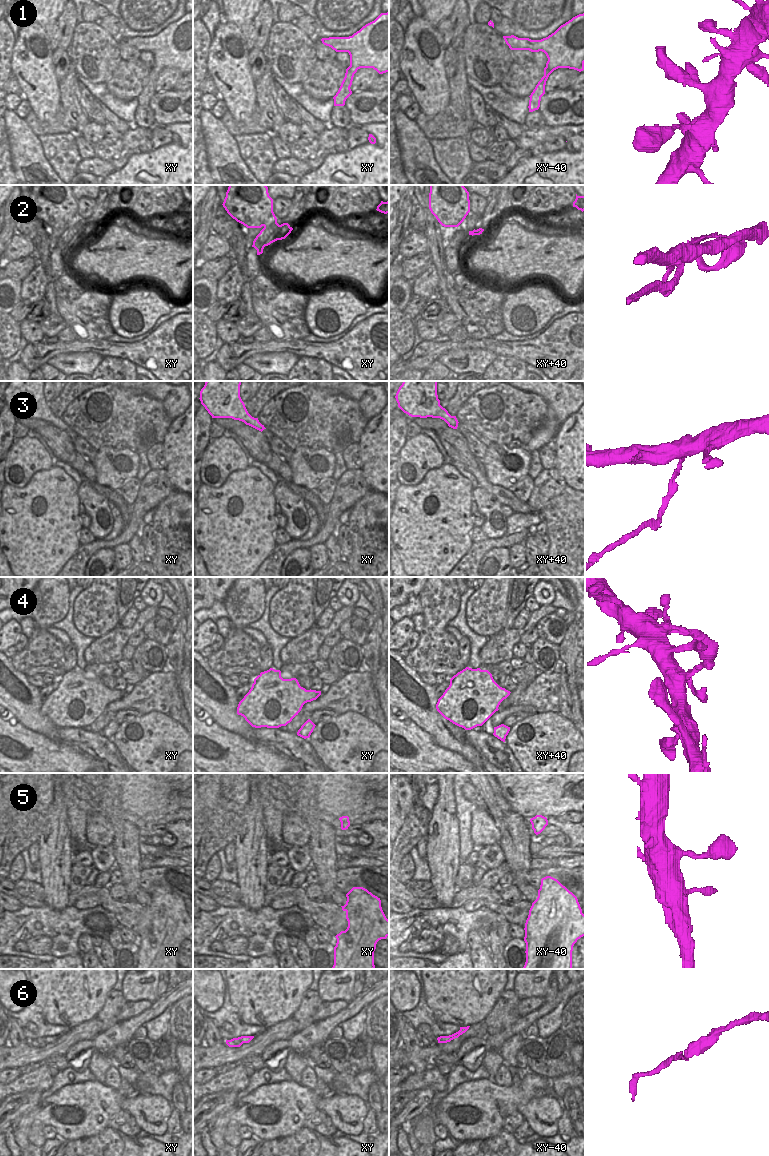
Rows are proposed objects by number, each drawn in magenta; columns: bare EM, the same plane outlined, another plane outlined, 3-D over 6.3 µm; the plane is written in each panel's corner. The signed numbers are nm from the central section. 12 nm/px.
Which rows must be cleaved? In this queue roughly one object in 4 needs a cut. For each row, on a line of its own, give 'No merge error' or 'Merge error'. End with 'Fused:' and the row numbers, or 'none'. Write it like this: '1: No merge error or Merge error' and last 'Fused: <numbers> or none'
1: No merge error
2: Merge error
3: Merge error
4: No merge error
5: No merge error
6: No merge error
Fused: 2, 3

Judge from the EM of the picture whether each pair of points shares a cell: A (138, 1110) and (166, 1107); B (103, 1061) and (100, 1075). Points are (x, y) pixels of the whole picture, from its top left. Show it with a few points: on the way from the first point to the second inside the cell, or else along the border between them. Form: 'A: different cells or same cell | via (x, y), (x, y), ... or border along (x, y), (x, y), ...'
A: same cell | via (145, 1109), (159, 1108)
B: same cell | via (100, 1064), (100, 1072)

